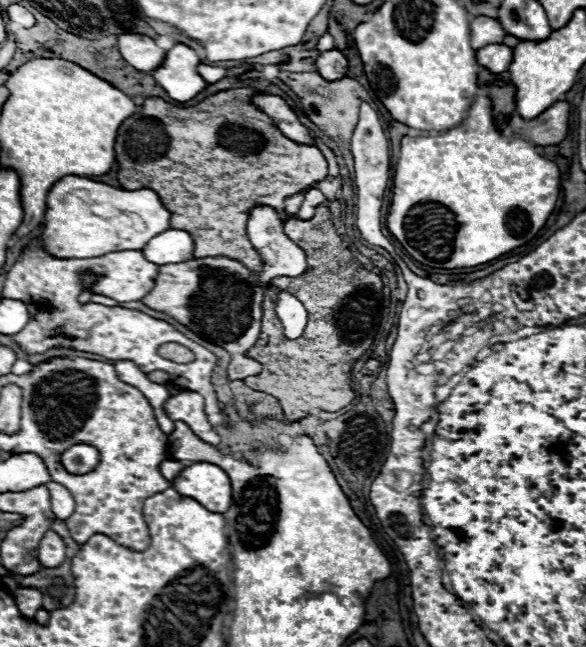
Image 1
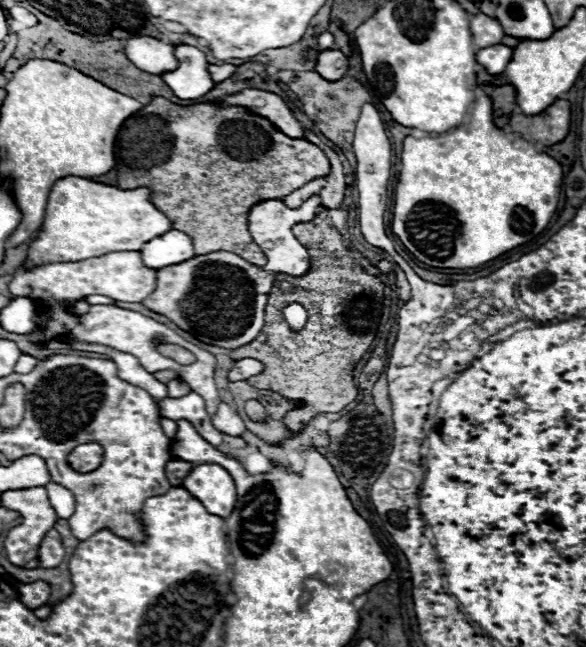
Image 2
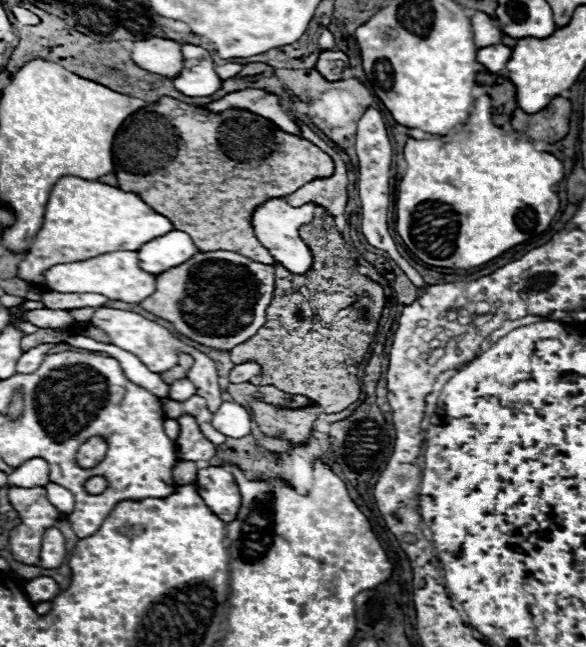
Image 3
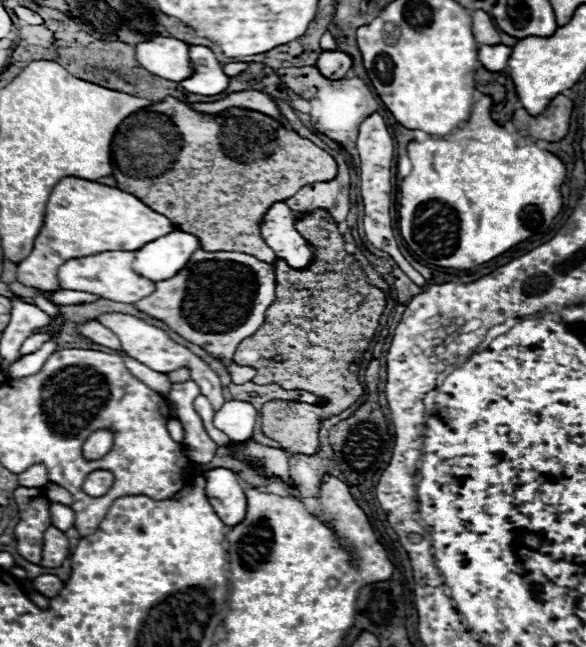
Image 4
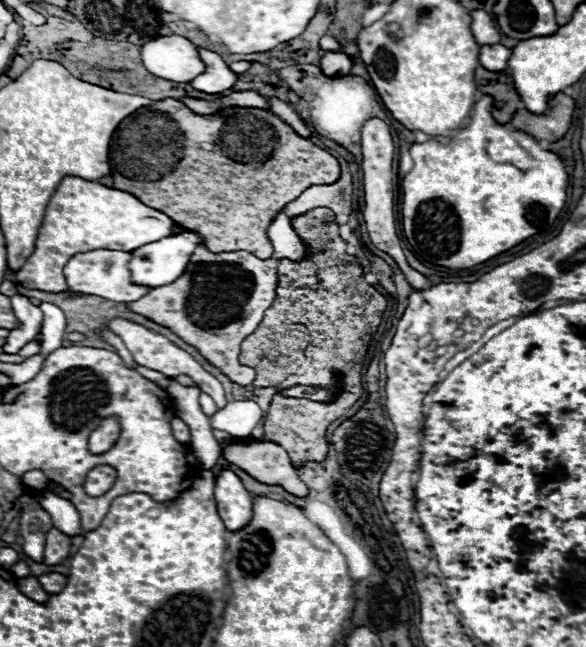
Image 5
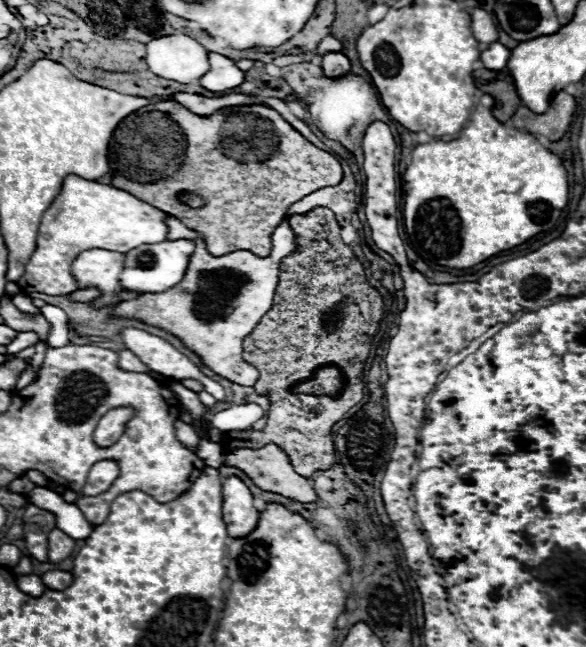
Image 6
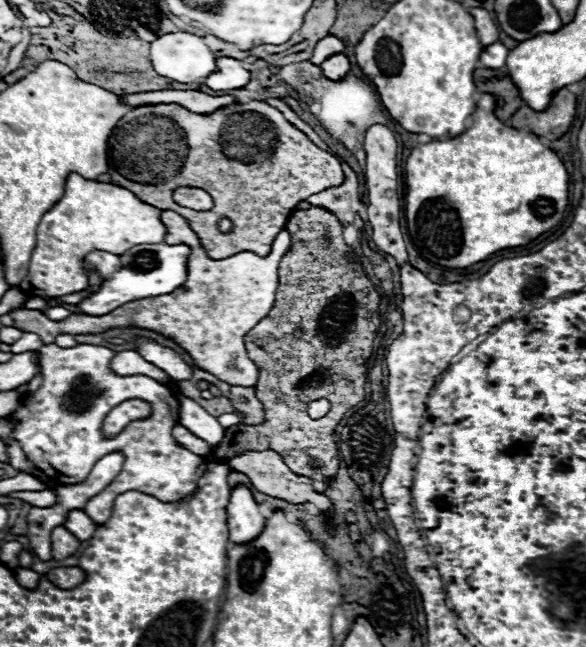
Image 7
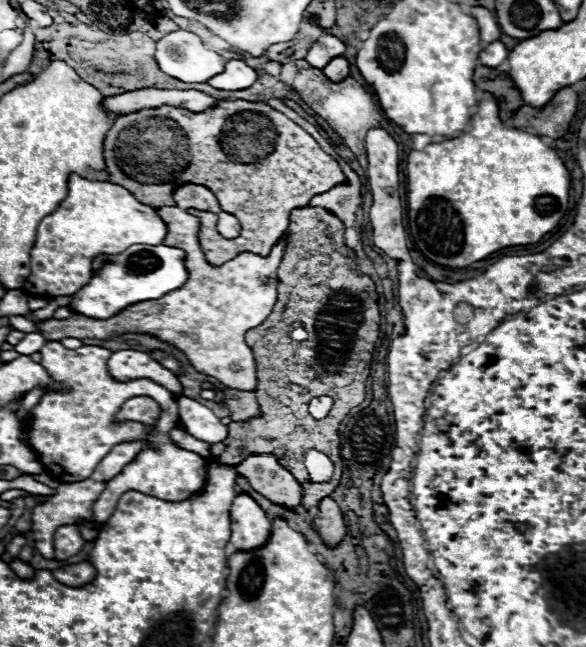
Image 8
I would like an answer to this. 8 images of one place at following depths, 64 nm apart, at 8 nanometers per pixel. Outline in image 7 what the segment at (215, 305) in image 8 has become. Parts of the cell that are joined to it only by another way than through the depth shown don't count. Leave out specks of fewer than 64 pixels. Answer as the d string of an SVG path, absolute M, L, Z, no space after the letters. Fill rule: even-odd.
M162 210L160 218L166 226L170 244L184 242L192 248L188 256L188 278L184 286L164 296L128 302L116 308L112 314L100 318L86 316L86 314L70 314L66 320L54 322L48 320L40 310L12 310L10 316L16 320L16 328L20 328L22 332L32 330L40 334L44 344L52 344L58 334L72 334L72 336L96 334L96 332L106 332L110 328L134 328L134 326L154 330L180 344L180 348L184 348L192 356L194 364L200 370L214 374L216 378L228 382L230 386L254 388L258 380L258 368L248 358L244 336L272 310L274 294L278 288L278 262L288 252L290 246L288 230L282 230L276 236L272 244L272 252L268 256L258 256L254 252L240 252L234 254L232 258L212 260L206 256L204 248L200 246L198 236L188 228L190 224L184 216L180 216L174 210ZM178 232L182 232L182 236ZM210 290L220 290L220 292L210 292Z

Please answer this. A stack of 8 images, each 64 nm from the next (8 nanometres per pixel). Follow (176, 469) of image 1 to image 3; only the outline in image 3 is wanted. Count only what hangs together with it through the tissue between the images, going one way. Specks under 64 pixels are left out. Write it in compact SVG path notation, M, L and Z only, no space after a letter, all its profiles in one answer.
M180 460L176 466L174 466L174 480L178 486L182 484L190 484L198 474L198 466L194 462L186 462L186 460Z

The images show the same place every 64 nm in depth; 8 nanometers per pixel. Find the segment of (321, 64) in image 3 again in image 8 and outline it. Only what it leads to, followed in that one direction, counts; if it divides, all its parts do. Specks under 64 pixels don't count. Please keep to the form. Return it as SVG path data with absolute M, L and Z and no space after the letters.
M344 56L334 58L332 62L328 62L328 66L322 70L332 82L342 82L344 78L348 78L348 60Z

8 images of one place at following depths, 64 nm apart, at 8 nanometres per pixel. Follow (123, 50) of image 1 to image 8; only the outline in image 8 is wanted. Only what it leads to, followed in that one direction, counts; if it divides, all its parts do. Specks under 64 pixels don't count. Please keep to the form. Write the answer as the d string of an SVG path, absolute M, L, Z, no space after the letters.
M178 30L166 34L156 44L156 60L160 62L160 70L168 72L170 76L182 80L182 82L208 82L208 78L220 74L224 70L224 58L216 54L214 50L206 48L206 44L192 32Z

